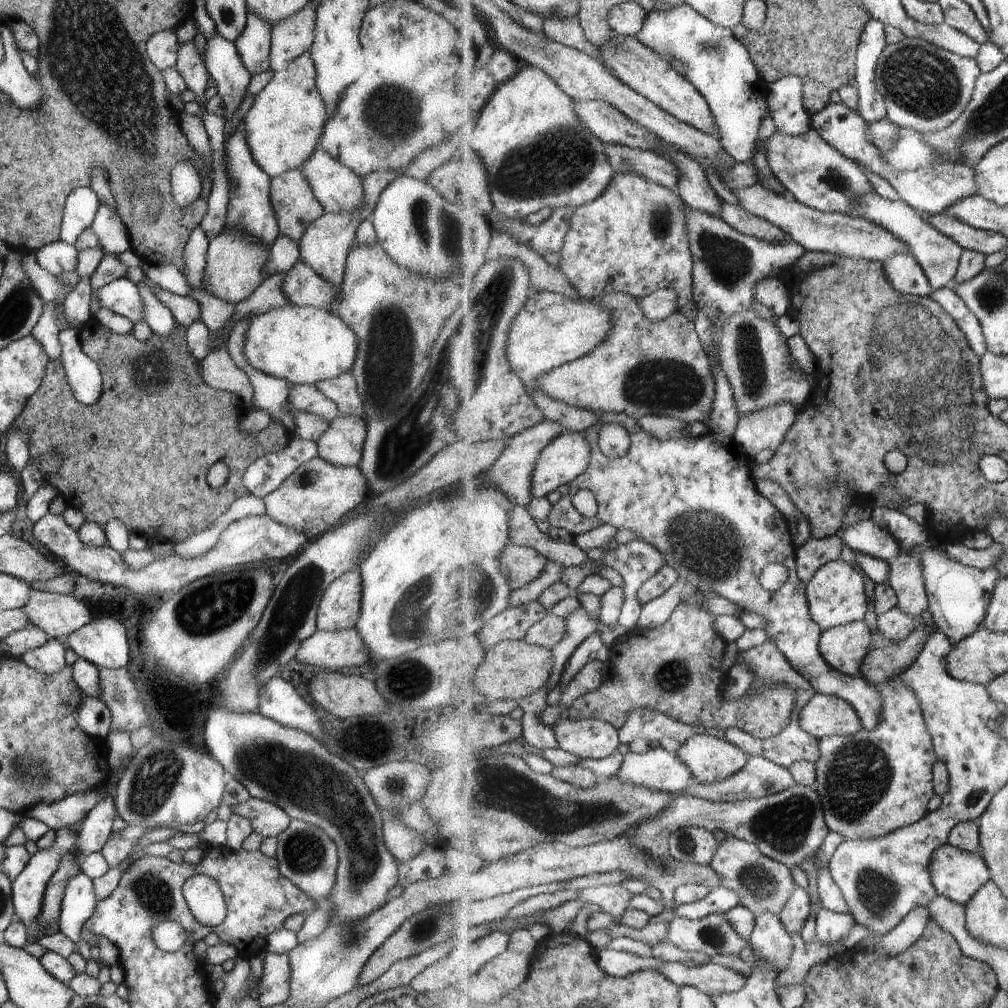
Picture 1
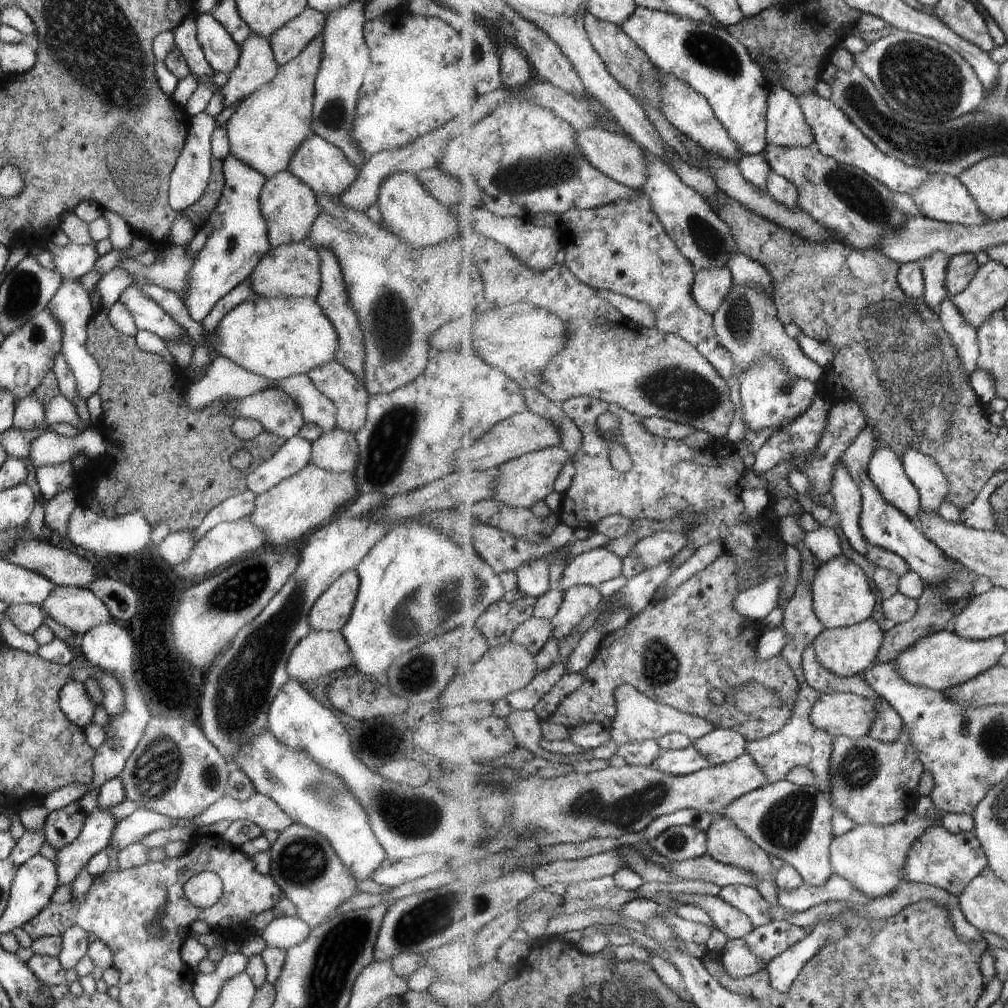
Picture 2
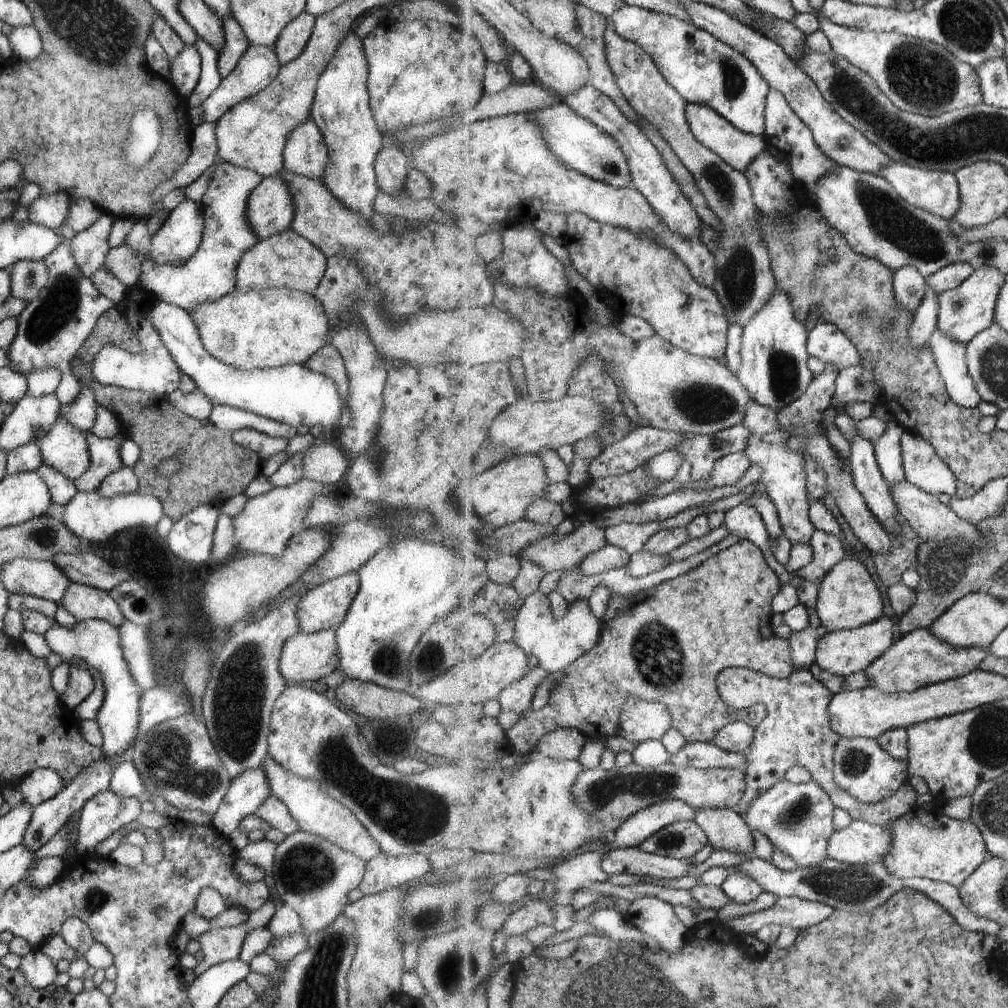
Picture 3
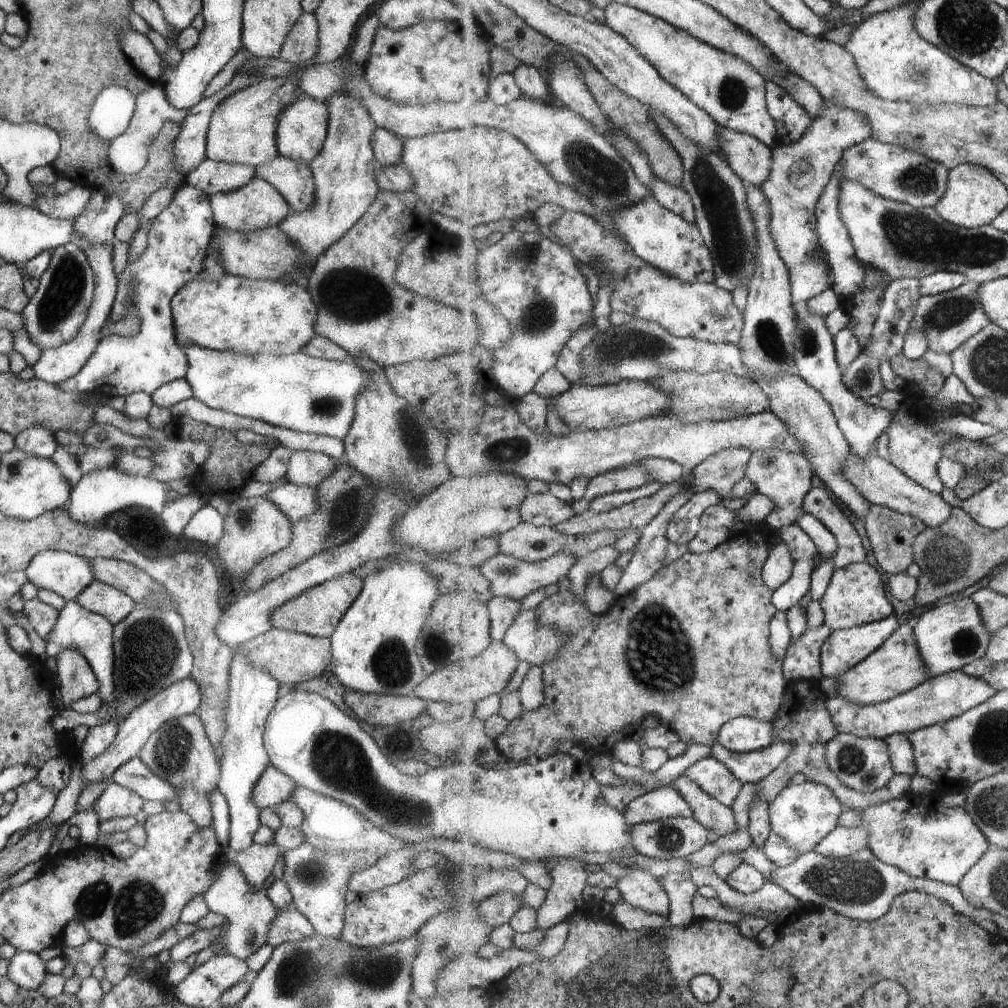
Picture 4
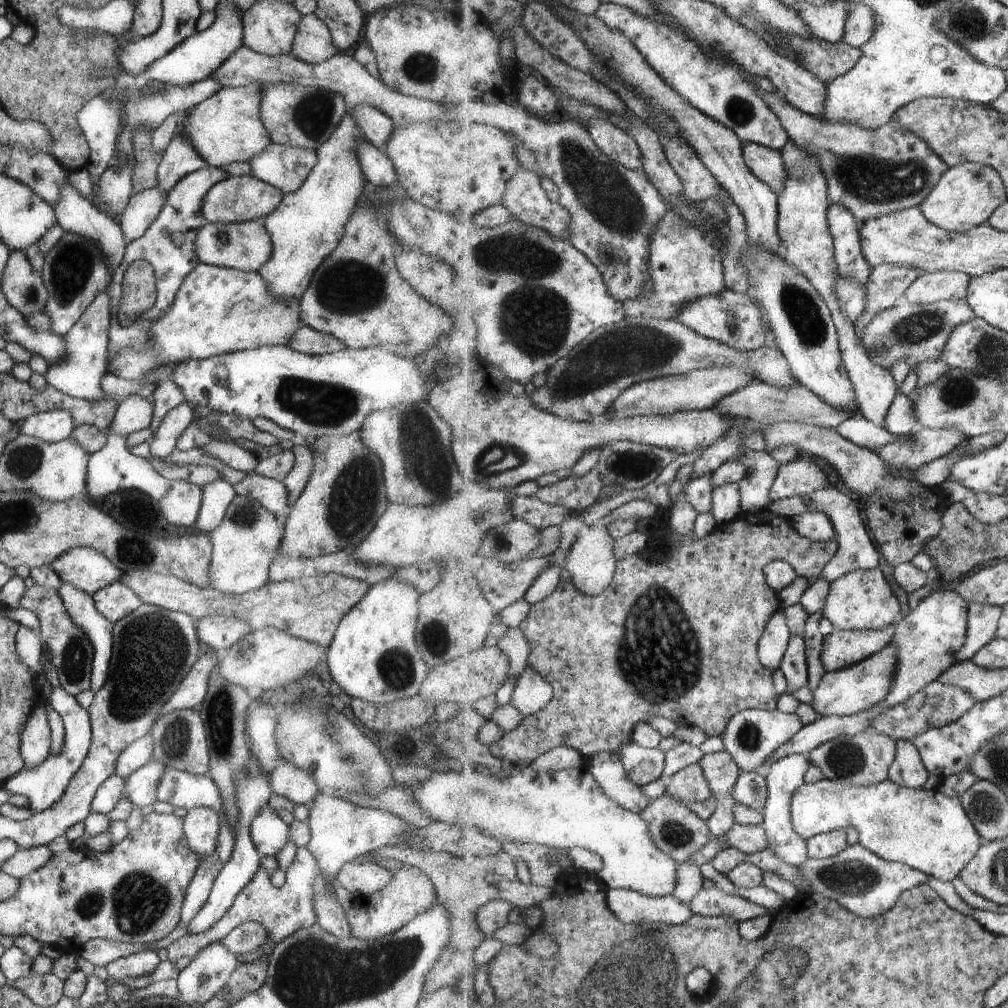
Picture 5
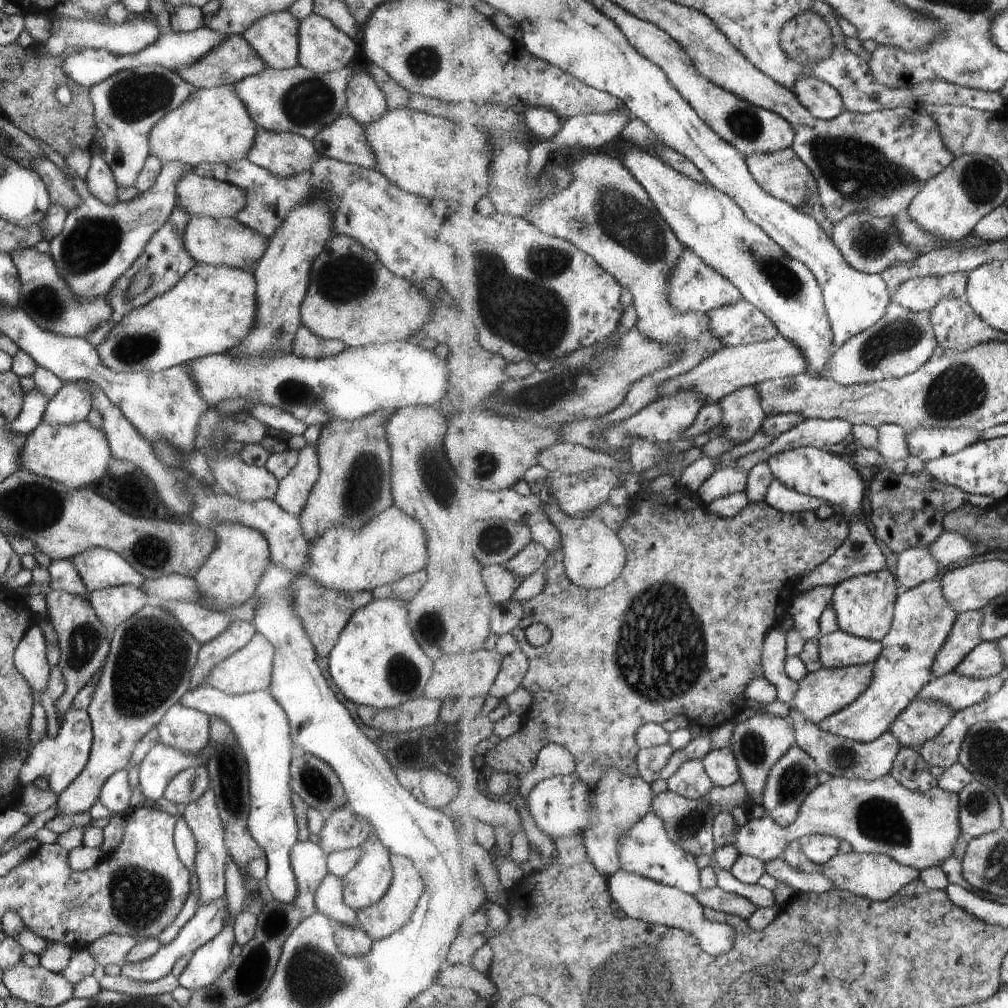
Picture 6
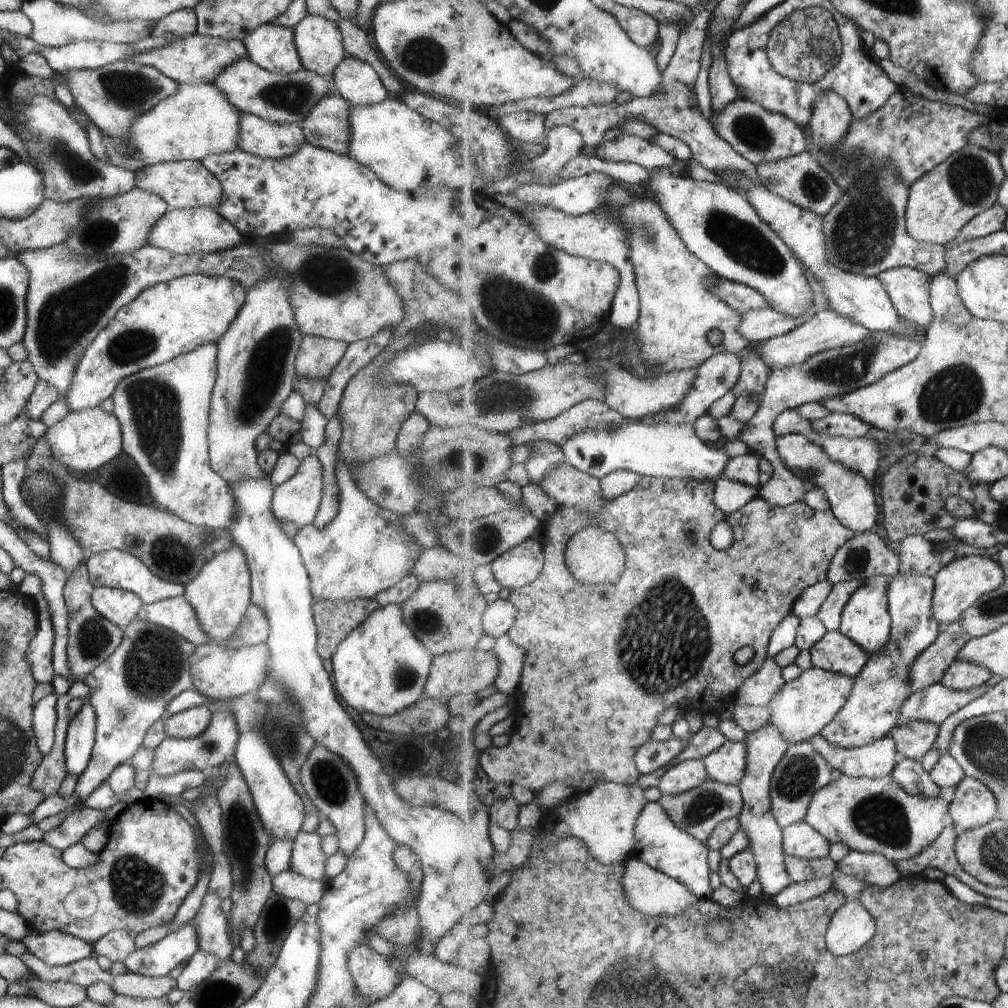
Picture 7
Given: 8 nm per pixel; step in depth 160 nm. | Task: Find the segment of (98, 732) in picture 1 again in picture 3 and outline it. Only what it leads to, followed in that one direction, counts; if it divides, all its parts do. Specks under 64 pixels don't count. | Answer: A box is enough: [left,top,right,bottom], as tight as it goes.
[42,619,141,759]

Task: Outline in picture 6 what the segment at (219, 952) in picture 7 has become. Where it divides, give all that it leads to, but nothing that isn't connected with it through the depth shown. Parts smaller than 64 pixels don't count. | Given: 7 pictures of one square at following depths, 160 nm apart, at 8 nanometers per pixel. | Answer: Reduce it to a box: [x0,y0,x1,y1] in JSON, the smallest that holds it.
[182,784,228,905]

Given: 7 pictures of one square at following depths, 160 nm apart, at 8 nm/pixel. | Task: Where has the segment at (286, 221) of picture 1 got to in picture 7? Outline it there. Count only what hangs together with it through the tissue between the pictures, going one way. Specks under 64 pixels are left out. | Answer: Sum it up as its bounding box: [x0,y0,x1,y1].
[134,161,224,209]

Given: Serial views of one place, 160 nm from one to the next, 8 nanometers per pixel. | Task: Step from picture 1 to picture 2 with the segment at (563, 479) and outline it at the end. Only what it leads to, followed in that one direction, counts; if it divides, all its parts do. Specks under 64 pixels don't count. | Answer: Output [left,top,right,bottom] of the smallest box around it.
[492,445,571,509]

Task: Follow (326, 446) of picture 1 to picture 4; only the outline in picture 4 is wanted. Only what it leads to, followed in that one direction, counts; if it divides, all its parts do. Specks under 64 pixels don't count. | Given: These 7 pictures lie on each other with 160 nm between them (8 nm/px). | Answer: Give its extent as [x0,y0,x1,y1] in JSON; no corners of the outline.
[285,450,337,487]

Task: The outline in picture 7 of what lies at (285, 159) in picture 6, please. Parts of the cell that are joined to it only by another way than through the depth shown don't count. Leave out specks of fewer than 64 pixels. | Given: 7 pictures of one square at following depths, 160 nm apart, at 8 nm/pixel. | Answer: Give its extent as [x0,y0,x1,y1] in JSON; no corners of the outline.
[237,111,305,159]

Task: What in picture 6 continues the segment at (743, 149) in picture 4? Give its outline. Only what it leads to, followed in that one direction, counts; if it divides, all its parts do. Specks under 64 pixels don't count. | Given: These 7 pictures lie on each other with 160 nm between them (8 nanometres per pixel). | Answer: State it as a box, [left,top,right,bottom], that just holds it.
[746,147,820,208]

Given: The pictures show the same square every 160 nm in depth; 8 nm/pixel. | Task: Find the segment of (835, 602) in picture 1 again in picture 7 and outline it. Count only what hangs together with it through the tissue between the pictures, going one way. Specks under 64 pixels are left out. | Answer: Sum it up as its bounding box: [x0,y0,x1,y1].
[840,575,892,656]

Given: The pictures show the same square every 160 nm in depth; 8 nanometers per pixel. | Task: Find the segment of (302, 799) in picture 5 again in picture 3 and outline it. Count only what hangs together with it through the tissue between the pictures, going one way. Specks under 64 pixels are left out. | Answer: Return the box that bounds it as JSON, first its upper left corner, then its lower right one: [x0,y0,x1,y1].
[210,767,270,837]

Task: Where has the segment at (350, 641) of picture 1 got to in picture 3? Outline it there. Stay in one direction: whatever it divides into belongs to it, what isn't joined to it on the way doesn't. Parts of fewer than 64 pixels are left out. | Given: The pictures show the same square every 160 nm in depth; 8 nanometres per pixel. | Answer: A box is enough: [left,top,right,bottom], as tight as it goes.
[278,629,338,684]

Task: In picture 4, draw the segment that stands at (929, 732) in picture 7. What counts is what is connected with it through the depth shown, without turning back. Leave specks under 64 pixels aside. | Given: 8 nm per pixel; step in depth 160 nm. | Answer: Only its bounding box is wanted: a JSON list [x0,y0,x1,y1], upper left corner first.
[826,670,998,739]

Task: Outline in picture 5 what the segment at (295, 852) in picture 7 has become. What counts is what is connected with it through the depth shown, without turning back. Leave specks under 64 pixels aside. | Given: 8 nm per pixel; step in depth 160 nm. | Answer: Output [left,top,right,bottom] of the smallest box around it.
[167,847,320,963]

